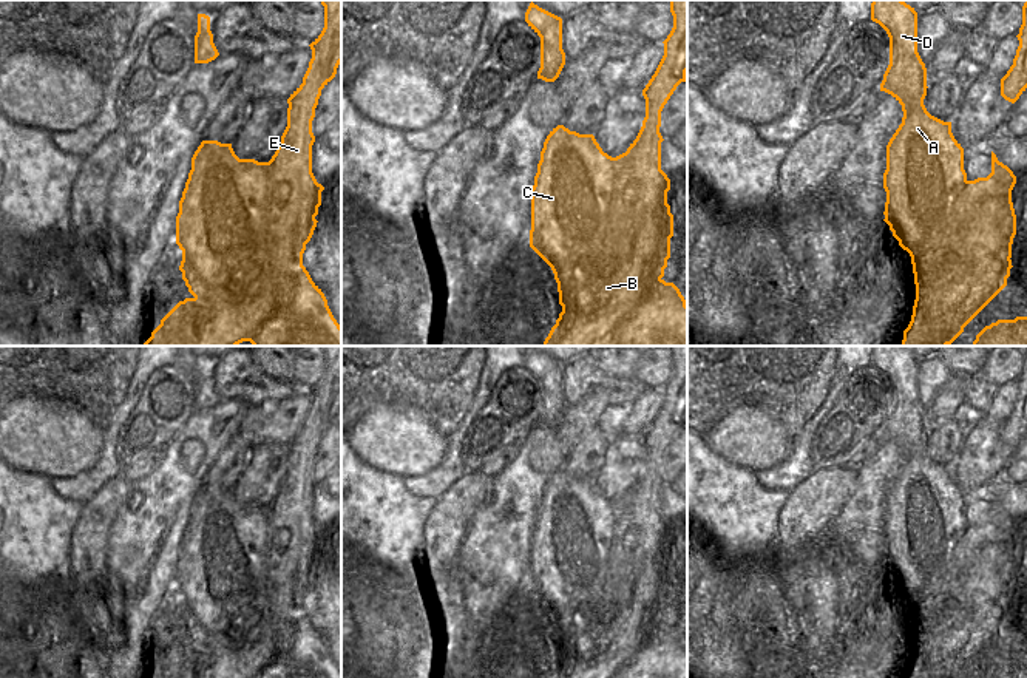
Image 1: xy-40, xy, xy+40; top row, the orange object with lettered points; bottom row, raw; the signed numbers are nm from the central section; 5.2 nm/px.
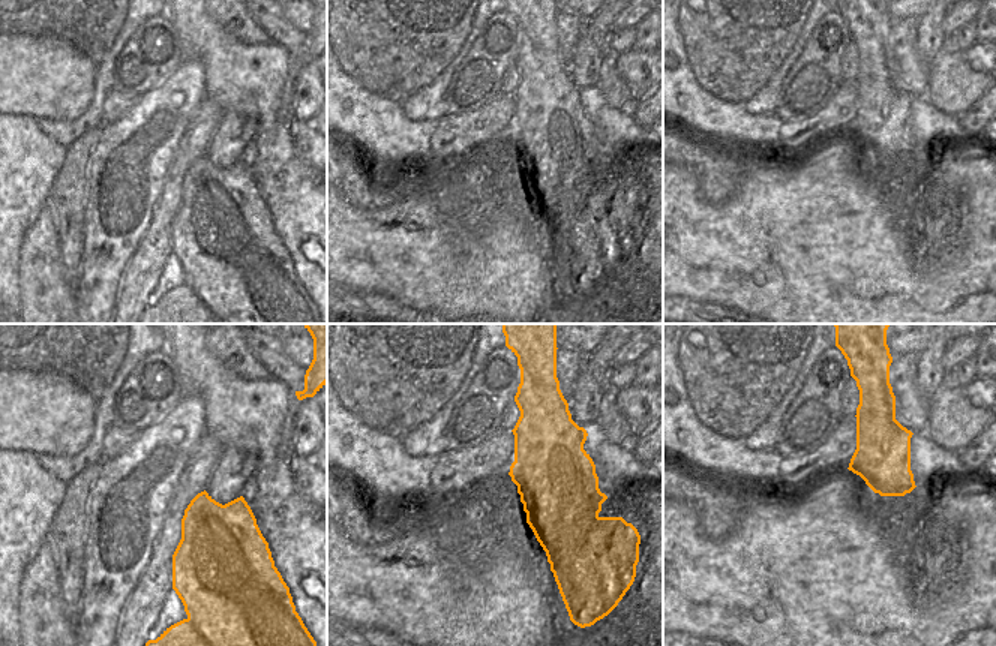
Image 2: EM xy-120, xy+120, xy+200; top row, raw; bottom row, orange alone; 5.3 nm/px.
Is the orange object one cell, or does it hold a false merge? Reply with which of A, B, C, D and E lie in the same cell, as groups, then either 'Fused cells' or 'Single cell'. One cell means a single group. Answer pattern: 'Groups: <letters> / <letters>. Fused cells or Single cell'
Groups: A C D / B E. Fused cells

